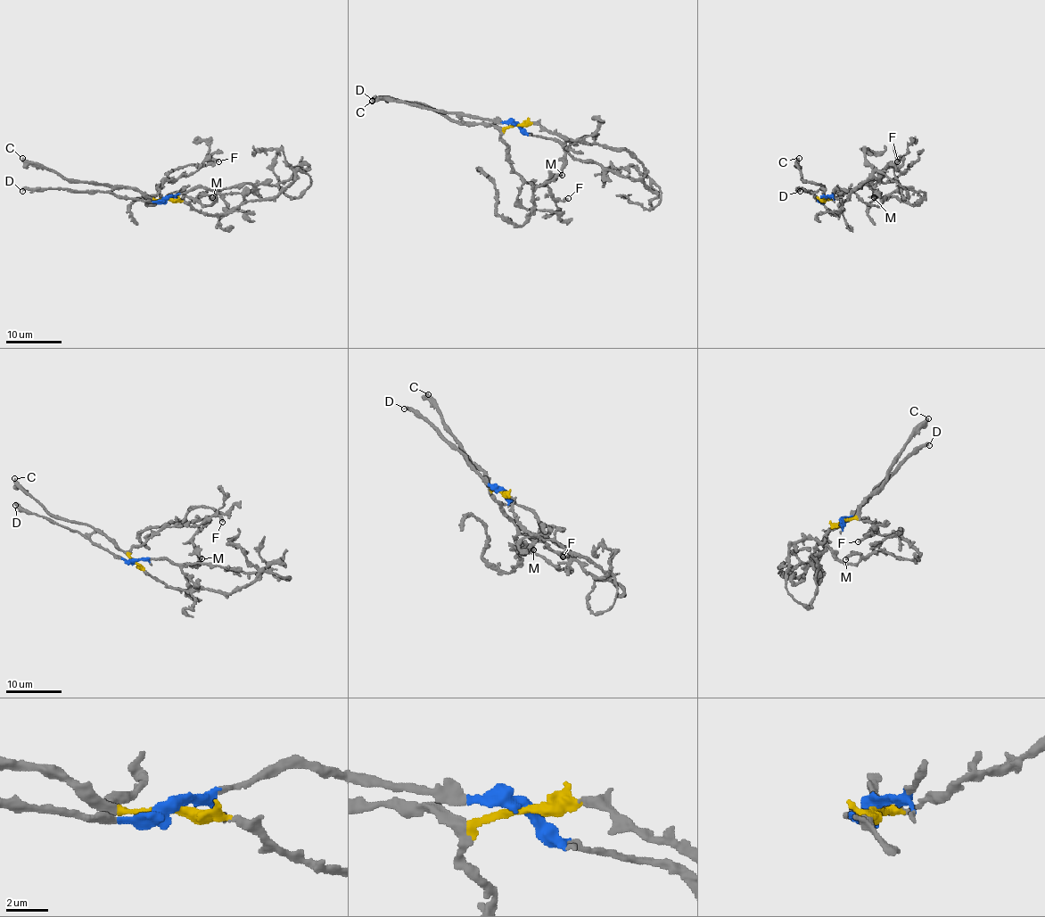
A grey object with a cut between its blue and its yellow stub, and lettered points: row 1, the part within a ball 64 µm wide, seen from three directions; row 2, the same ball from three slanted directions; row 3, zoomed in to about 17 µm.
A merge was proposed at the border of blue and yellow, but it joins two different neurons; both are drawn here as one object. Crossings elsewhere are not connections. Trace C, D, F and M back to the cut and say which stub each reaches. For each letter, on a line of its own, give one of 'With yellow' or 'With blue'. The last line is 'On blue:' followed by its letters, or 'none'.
C: With yellow
D: With blue
F: With yellow
M: With blue
On blue: D, M

